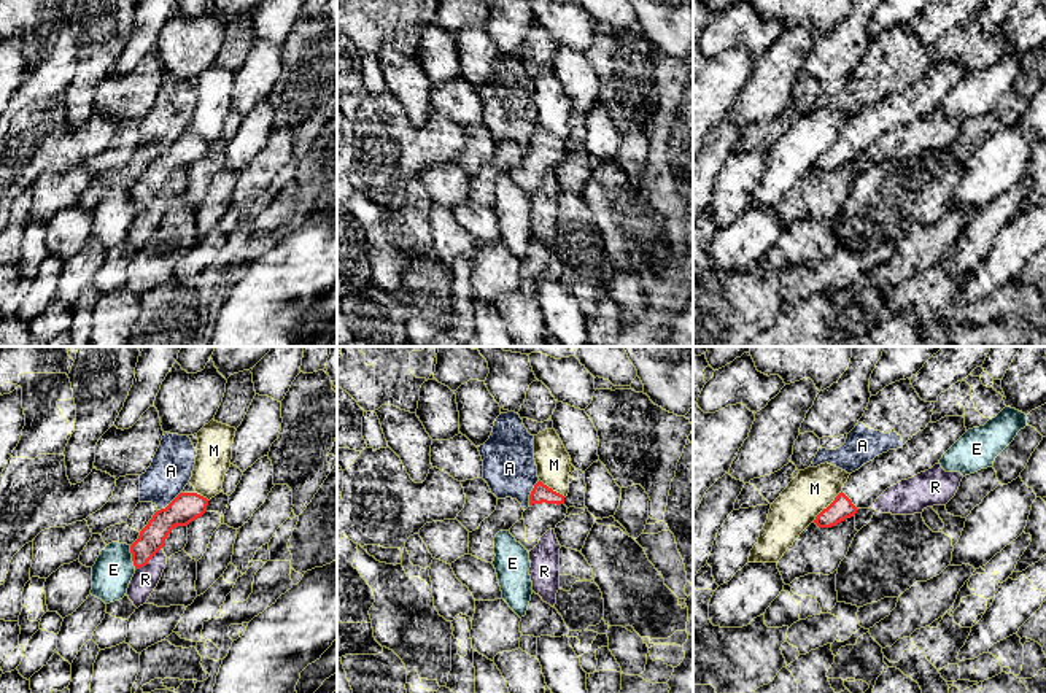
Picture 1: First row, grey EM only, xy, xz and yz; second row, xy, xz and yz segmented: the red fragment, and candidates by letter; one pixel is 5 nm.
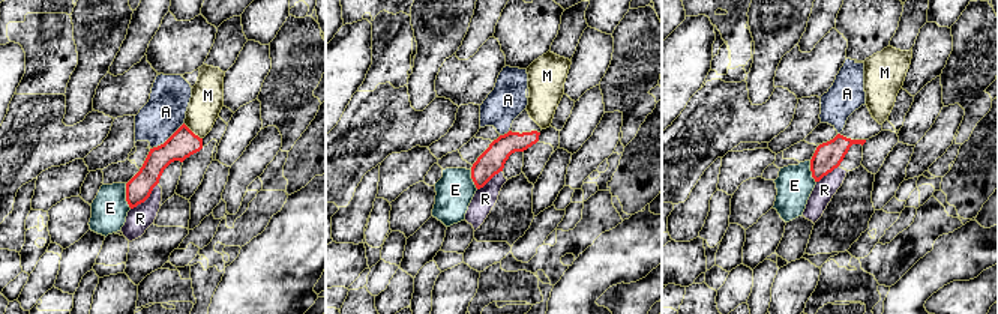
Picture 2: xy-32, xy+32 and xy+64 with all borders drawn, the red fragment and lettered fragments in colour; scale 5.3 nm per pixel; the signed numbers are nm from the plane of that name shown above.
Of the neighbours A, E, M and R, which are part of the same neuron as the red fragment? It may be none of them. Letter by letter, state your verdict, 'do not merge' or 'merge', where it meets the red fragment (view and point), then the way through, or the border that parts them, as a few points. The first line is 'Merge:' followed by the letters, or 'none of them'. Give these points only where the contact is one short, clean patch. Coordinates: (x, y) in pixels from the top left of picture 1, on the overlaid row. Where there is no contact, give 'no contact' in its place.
Merge: none of them
A: do not merge | xy (170, 503)
E: do not merge | xy (132, 558)
M: do not merge | yz (829, 506)
R: do not merge | xy (148, 560)

